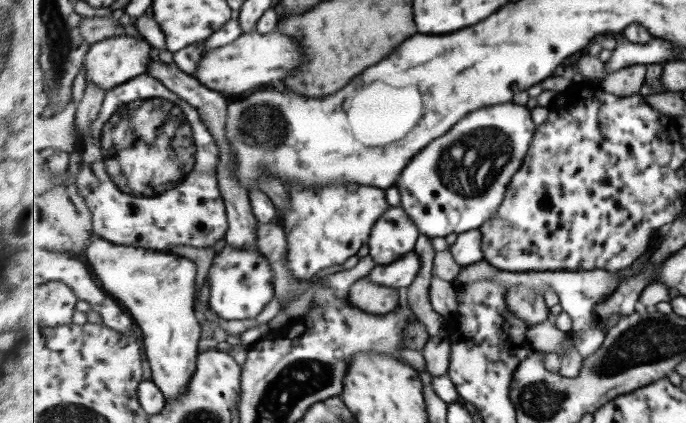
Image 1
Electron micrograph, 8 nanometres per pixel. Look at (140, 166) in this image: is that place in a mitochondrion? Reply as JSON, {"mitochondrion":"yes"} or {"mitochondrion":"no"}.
{"mitochondrion":"yes"}

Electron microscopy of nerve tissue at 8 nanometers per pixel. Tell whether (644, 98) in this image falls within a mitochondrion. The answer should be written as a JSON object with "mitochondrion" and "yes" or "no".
{"mitochondrion":"no"}

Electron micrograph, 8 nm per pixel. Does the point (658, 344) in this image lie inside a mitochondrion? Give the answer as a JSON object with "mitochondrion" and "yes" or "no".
{"mitochondrion":"yes"}

